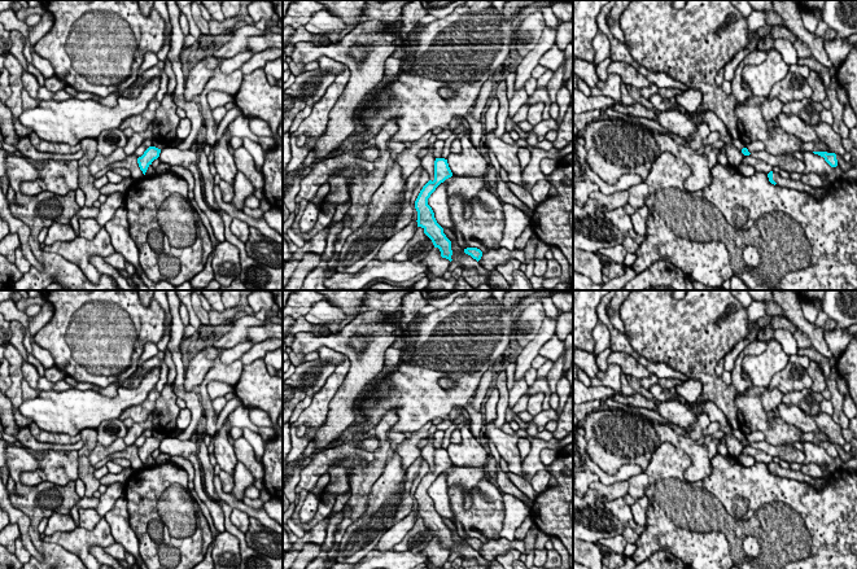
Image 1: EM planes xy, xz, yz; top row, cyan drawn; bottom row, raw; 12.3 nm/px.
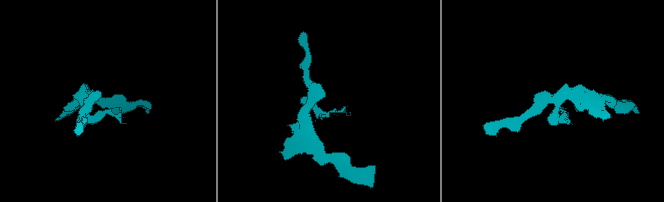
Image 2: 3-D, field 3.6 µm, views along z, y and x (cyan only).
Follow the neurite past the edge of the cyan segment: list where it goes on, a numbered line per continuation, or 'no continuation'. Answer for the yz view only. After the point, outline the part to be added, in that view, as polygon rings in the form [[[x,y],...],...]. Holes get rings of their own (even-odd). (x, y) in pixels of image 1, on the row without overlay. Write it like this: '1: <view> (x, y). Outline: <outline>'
1: yz (818, 484). Outline: [[[773,461],[773,470],[777,473],[777,476],[782,478],[795,480],[799,482],[806,482],[810,486],[816,487],[817,490],[821,490],[826,485],[825,478],[813,478],[806,474],[804,474],[801,470],[792,470],[791,468],[783,468],[779,465],[779,463]]]

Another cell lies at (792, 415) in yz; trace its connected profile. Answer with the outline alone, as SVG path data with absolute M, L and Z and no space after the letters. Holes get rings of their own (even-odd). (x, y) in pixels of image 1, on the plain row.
M782 402L778 406L778 413L787 424L795 425L803 433L822 433L814 419L793 404L786 404Z

